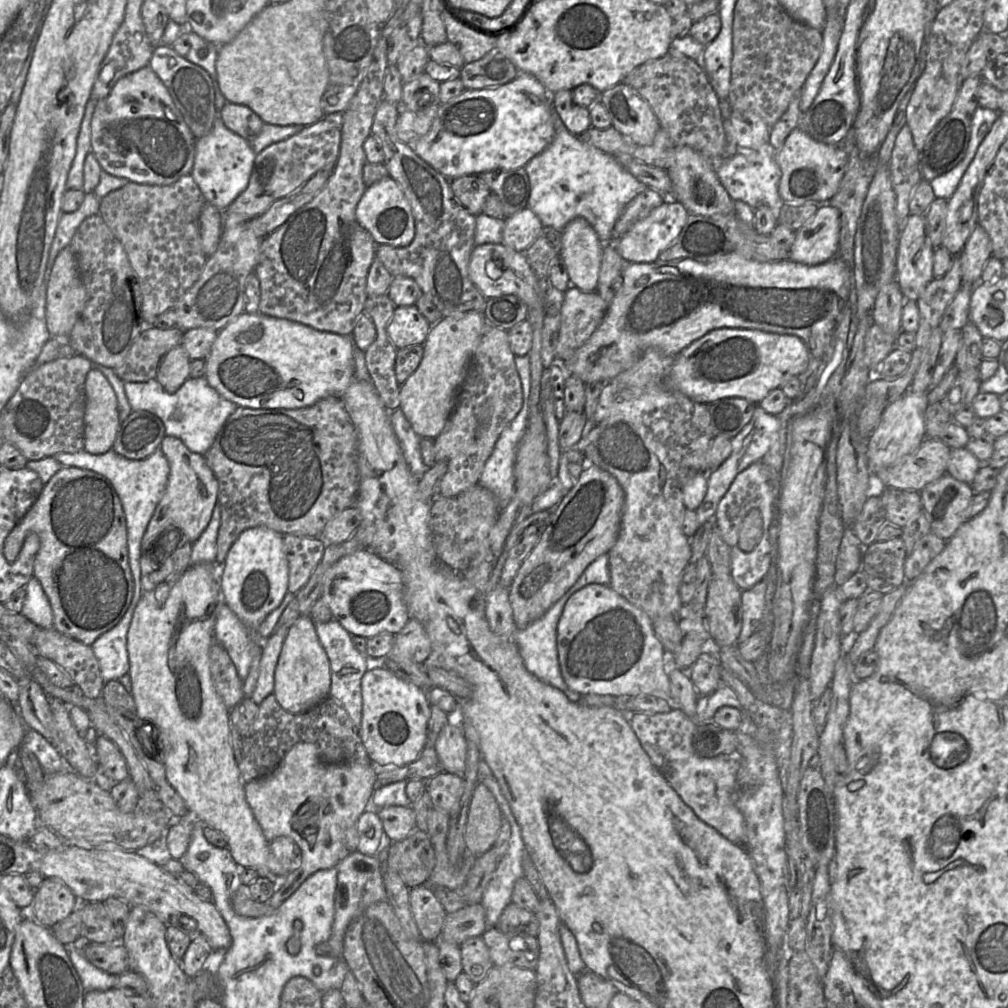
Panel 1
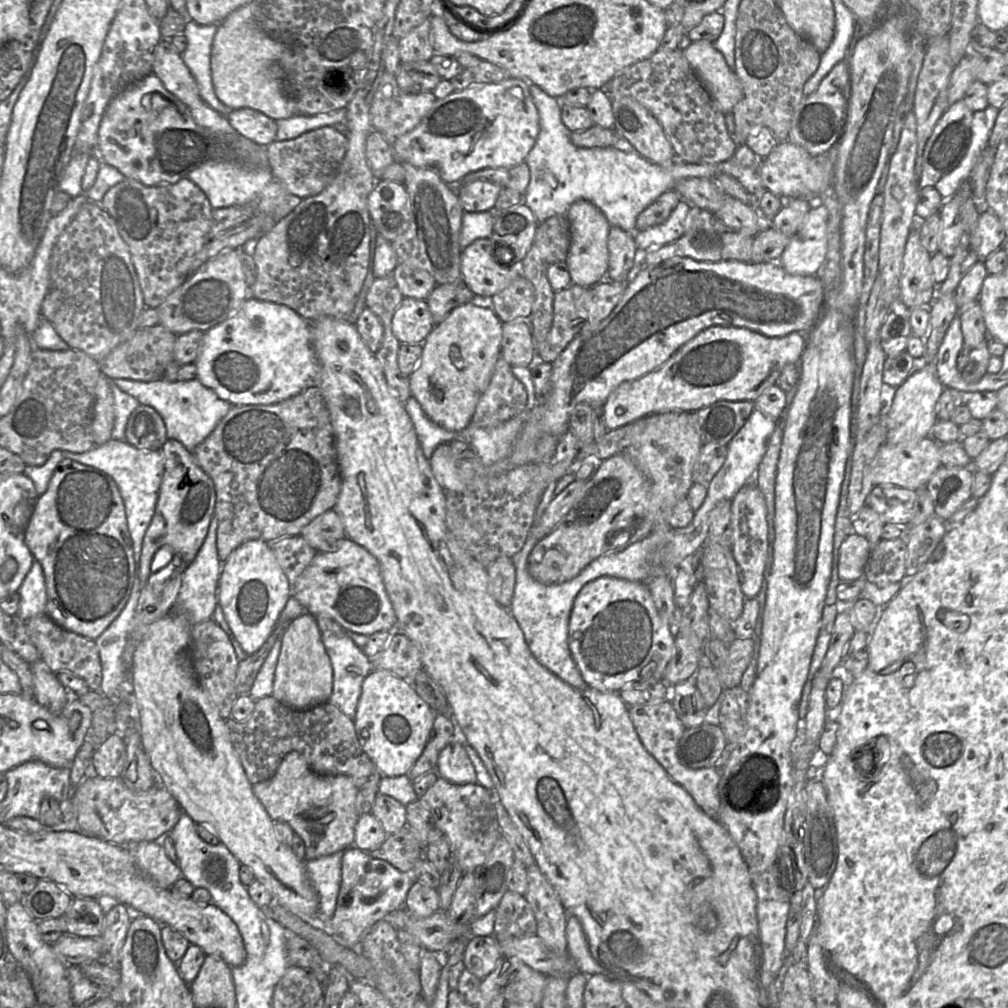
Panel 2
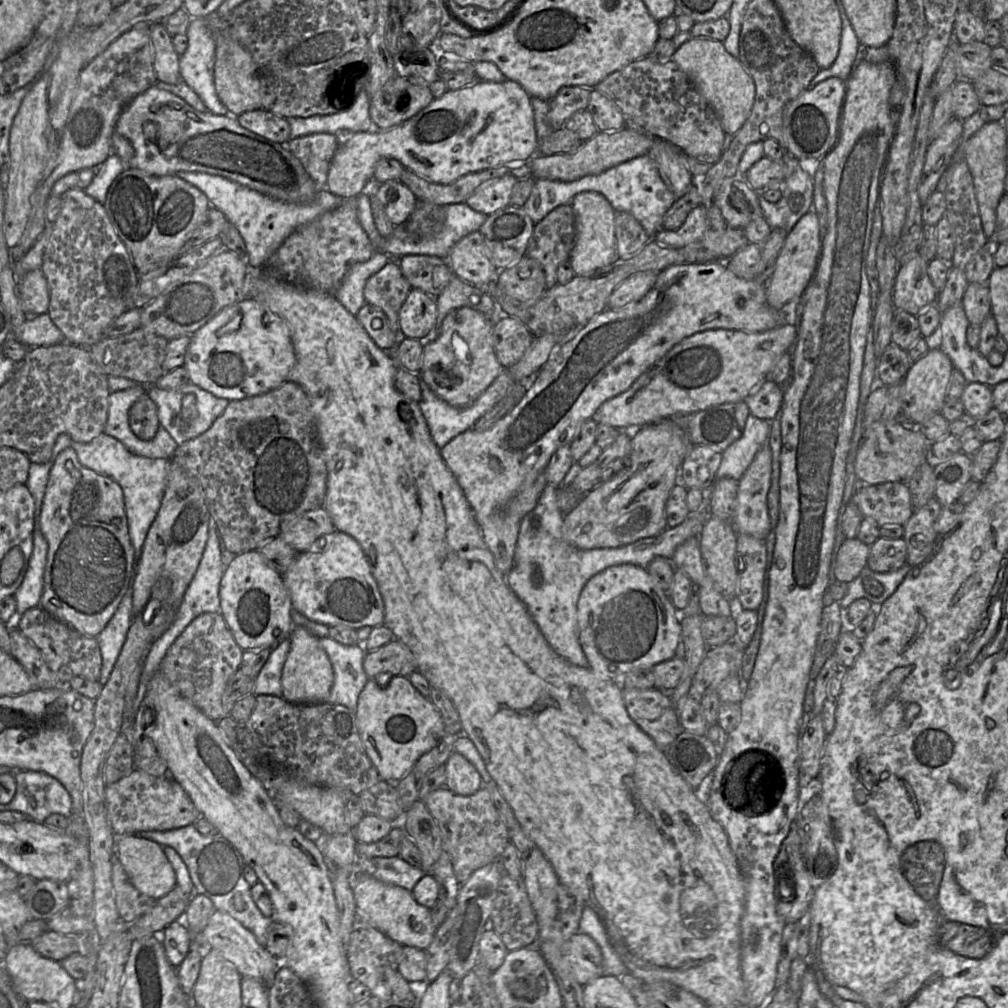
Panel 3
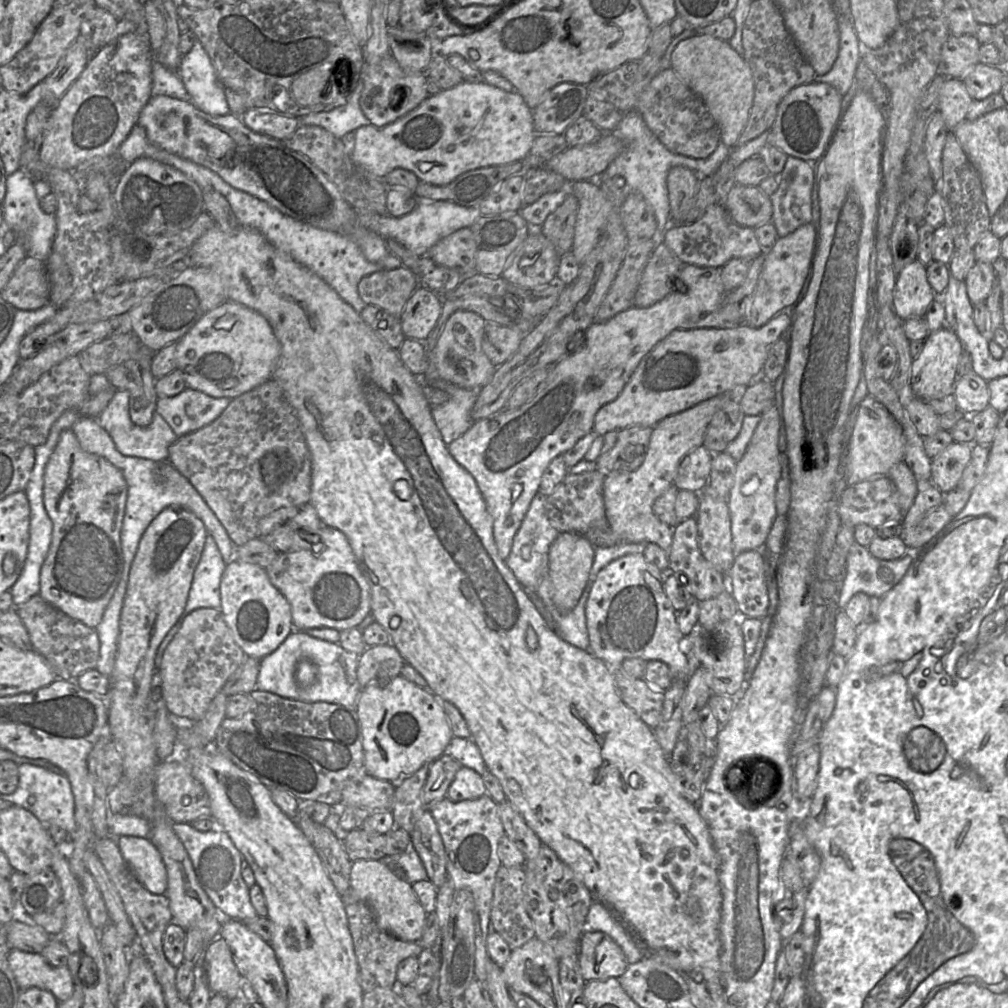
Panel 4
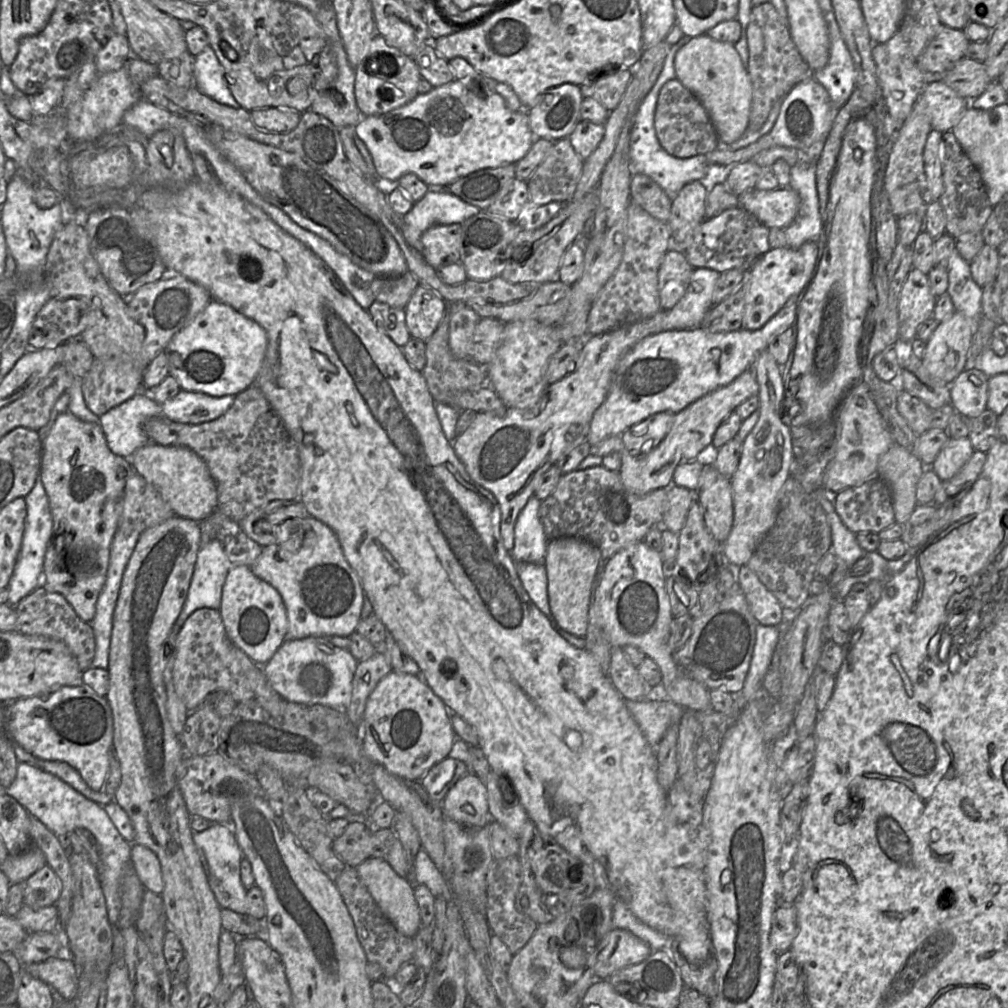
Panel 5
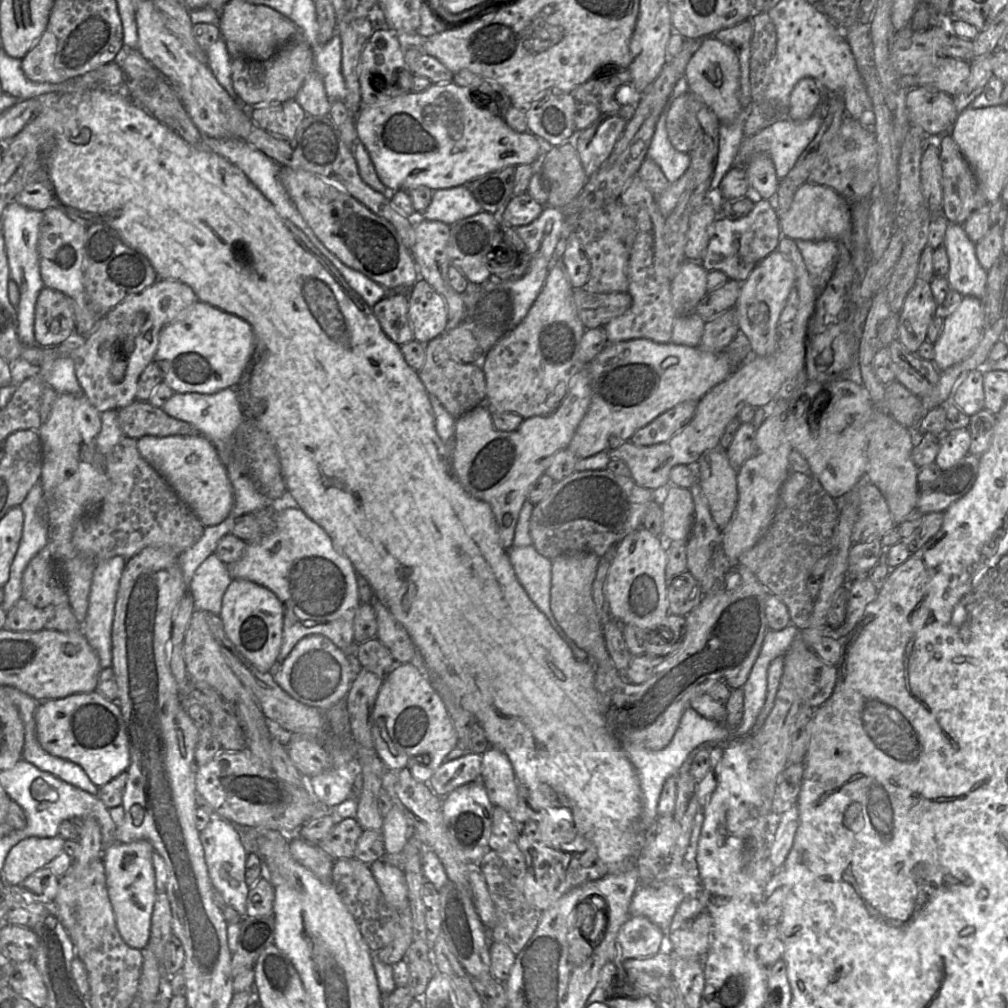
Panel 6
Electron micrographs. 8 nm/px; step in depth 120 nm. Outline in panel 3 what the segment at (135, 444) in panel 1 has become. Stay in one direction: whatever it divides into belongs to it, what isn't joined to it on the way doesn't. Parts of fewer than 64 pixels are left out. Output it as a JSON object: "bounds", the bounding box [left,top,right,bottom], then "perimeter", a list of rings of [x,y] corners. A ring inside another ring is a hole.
{"bounds":[129,393,160,440],"perimeter":[[[145,393],[130,408],[129,425],[141,440],[151,440],[156,435],[160,421],[155,402]]]}

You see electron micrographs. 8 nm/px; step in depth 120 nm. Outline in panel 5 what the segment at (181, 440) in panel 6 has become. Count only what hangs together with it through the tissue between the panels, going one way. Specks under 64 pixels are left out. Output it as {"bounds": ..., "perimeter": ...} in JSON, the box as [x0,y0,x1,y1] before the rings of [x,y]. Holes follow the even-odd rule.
{"bounds":[130,442,217,522],"perimeter":[[[150,442],[137,449],[130,460],[134,471],[159,491],[176,515],[202,522],[217,512],[216,483],[204,460],[193,450]]]}

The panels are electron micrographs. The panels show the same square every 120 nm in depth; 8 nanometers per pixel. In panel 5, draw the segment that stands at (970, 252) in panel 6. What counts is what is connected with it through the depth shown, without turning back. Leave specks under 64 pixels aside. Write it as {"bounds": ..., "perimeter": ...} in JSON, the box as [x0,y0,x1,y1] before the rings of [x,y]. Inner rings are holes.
{"bounds":[946,250,983,323],"perimeter":[[[955,250],[946,266],[948,273],[947,293],[950,295],[955,311],[961,312],[977,323],[981,314],[983,289],[973,280],[970,262],[964,260]]]}

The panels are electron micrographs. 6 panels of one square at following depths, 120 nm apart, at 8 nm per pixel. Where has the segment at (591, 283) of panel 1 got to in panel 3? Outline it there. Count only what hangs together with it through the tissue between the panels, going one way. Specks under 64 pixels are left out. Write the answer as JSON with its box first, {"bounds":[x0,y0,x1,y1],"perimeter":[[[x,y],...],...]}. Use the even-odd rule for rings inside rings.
{"bounds":[569,193,617,276],"perimeter":[[[578,193],[570,202],[575,216],[575,244],[569,262],[576,276],[586,276],[609,266],[617,258],[615,238],[616,211],[600,193]]]}

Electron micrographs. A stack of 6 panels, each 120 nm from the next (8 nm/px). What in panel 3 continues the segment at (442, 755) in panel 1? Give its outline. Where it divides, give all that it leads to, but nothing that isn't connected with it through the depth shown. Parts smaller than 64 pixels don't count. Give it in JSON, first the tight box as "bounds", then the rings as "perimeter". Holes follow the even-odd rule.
{"bounds":[445,751,483,795],"perimeter":[[[456,751],[448,757],[445,768],[445,786],[455,794],[472,795],[483,786],[481,775],[476,767]]]}

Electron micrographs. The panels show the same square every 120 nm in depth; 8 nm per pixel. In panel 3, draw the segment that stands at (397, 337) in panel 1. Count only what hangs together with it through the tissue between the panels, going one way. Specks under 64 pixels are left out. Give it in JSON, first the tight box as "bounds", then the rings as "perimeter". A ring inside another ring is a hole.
{"bounds":[399,289,437,341],"perimeter":[[[411,289],[399,311],[399,327],[404,339],[424,341],[436,333],[437,304],[434,297],[420,289]]]}

